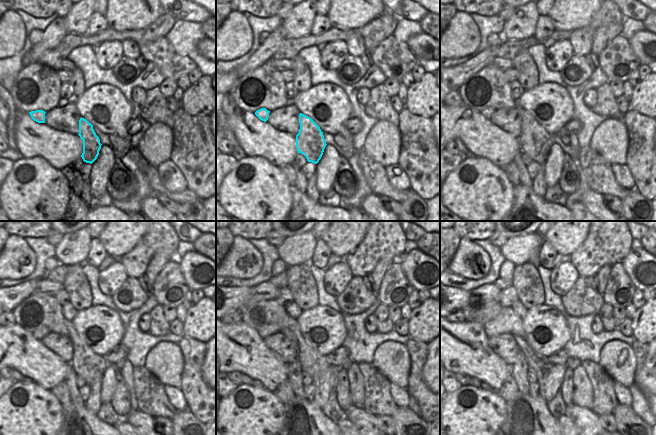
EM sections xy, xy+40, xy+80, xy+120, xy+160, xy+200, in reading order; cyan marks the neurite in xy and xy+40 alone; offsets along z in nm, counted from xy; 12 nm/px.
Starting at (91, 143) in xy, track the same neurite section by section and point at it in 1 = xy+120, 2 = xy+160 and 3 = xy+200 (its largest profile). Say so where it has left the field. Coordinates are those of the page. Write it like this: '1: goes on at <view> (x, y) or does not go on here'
1: goes on at xy+120 (86, 363)
2: goes on at xy+160 (315, 364)
3: goes on at xy+200 (507, 321)

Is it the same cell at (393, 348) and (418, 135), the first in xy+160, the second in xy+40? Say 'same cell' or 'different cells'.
different cells

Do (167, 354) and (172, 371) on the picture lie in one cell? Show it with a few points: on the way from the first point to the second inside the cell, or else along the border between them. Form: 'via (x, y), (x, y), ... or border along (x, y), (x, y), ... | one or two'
via (167, 358), (168, 367) | one

